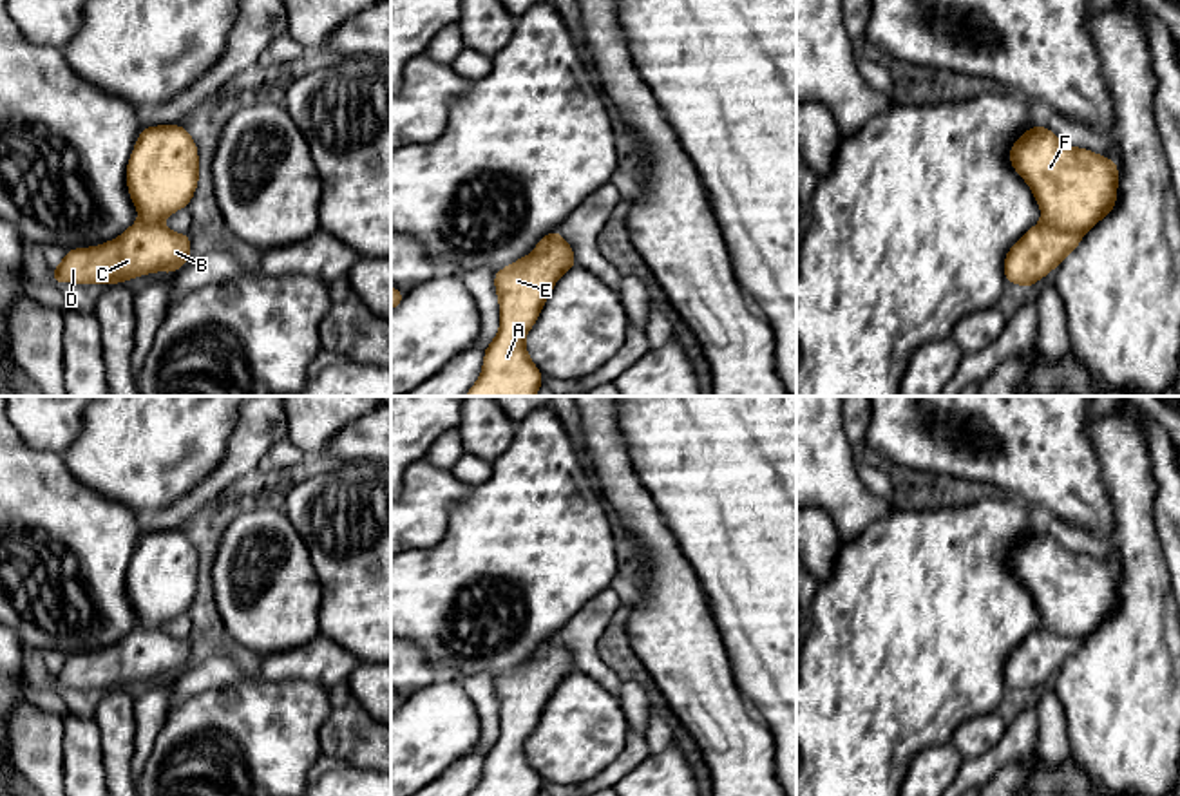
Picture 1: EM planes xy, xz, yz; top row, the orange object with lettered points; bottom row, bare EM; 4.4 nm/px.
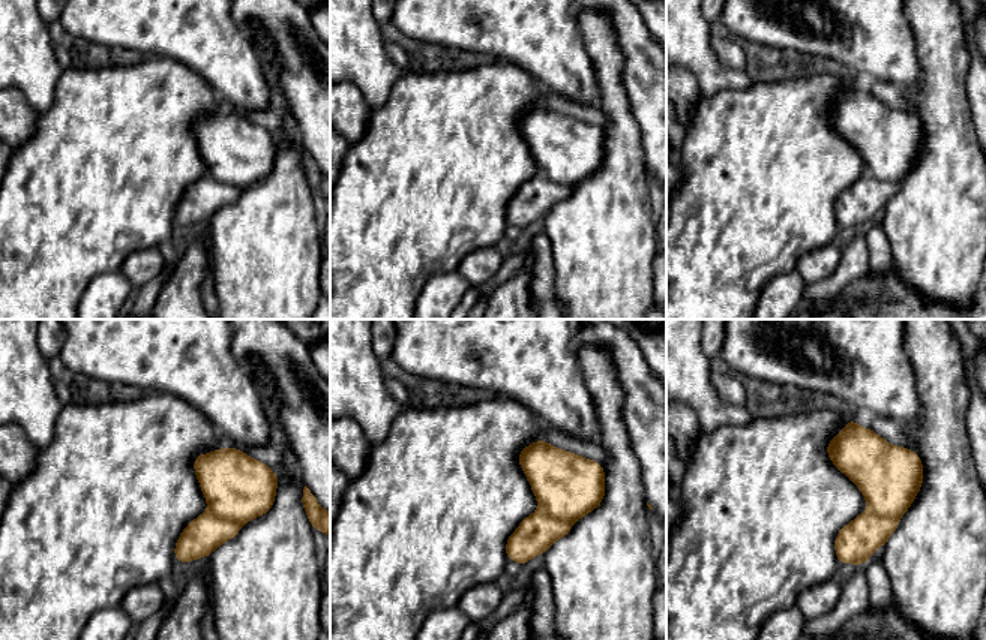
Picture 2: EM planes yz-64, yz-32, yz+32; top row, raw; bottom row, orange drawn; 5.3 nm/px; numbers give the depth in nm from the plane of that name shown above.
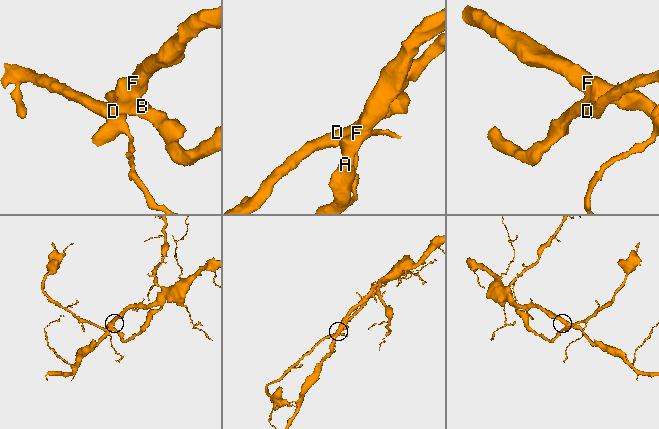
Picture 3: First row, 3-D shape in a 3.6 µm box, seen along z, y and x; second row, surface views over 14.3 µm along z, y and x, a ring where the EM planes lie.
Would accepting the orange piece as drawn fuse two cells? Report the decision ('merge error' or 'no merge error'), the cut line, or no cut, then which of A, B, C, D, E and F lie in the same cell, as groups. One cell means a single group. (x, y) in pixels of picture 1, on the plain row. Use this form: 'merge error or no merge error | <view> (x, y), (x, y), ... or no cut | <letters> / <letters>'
no merge error | no cut | A B C D E F

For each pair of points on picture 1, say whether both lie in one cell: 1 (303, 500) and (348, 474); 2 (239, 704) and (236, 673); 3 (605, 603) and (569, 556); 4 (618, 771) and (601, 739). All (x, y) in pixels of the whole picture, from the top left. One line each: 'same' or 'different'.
1: same
2: different
3: different
4: different

